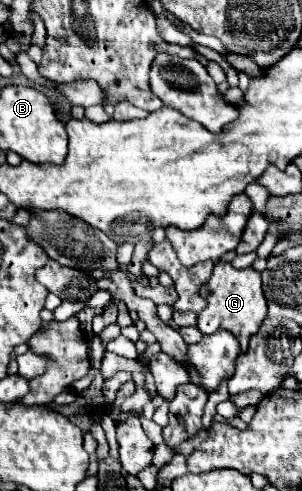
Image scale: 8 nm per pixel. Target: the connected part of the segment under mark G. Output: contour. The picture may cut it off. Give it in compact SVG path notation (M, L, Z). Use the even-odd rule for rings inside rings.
M218 261L214 265L212 279L200 289L200 295L208 301L206 309L198 315L198 329L200 333L216 333L218 329L226 329L236 335L240 341L242 353L248 351L248 341L250 337L258 331L266 317L266 299L262 293L262 281L260 273L254 271L252 267L246 269L234 269L230 263Z

